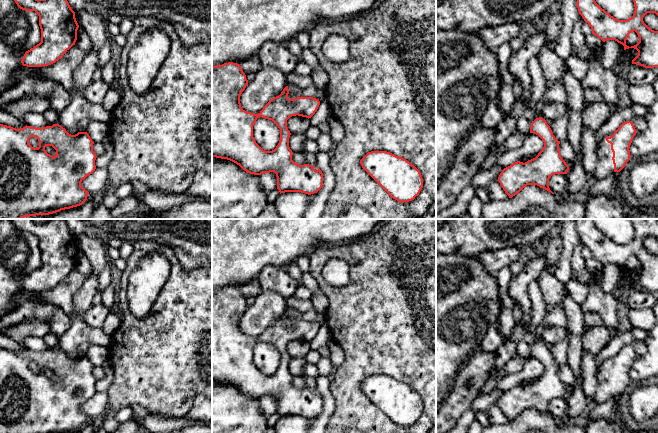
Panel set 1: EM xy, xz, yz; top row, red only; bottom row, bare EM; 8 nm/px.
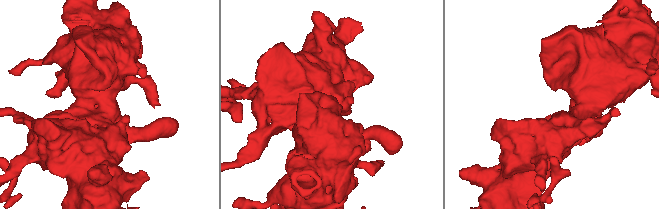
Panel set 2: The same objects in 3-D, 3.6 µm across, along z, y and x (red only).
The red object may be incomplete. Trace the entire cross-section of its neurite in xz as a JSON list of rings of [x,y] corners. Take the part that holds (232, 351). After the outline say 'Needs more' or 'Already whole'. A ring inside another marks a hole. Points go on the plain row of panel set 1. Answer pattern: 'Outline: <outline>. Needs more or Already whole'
Outline: [[[228,286],[228,287],[222,288],[222,289],[217,289],[217,290],[212,291],[212,381],[230,384],[230,385],[236,387],[237,389],[239,389],[247,397],[254,398],[254,399],[261,399],[263,397],[274,396],[276,398],[276,401],[277,401],[277,413],[279,414],[280,418],[285,417],[285,416],[301,416],[301,417],[305,417],[305,418],[308,418],[308,419],[317,417],[323,410],[323,397],[319,392],[316,395],[314,393],[315,390],[312,390],[312,389],[309,389],[309,388],[299,389],[299,388],[295,387],[292,384],[293,376],[289,371],[289,361],[290,361],[291,357],[290,357],[290,355],[288,354],[288,351],[287,351],[287,344],[290,341],[296,340],[296,339],[306,341],[308,343],[311,342],[315,338],[315,336],[317,335],[317,333],[318,333],[318,331],[320,329],[320,325],[318,323],[316,323],[316,322],[313,322],[313,321],[302,321],[302,320],[297,321],[295,323],[289,323],[288,322],[289,313],[288,313],[288,310],[286,310],[279,320],[276,320],[276,321],[272,322],[263,331],[263,333],[258,338],[254,338],[254,337],[247,336],[247,335],[243,334],[242,331],[241,331],[241,327],[240,327],[240,320],[241,320],[242,316],[245,314],[247,308],[248,308],[248,304],[246,303],[246,299],[243,296],[241,290],[239,288],[237,288],[237,287]],[[258,341],[262,341],[262,342],[265,342],[265,343],[268,343],[268,344],[272,344],[278,350],[278,352],[280,353],[279,367],[276,370],[276,372],[274,374],[272,374],[272,375],[263,374],[256,367],[256,365],[255,365],[255,363],[253,361],[253,350],[256,347],[256,344],[257,344]]]. Already whole

